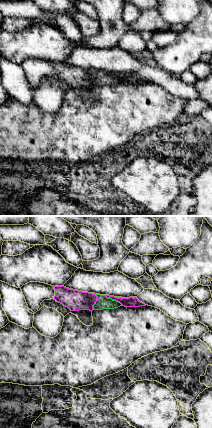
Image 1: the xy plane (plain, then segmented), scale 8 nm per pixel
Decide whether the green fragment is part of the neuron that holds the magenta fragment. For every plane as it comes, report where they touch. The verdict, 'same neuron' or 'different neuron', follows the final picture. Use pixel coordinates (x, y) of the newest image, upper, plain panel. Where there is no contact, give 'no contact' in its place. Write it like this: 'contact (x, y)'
contact (96, 76)

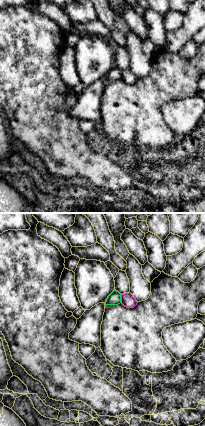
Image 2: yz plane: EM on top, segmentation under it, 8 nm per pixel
contact (121, 75)

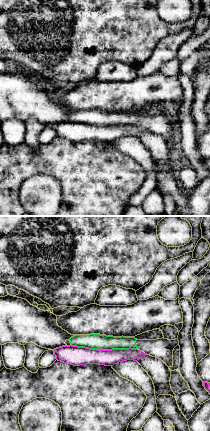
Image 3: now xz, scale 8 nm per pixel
contact (103, 126)

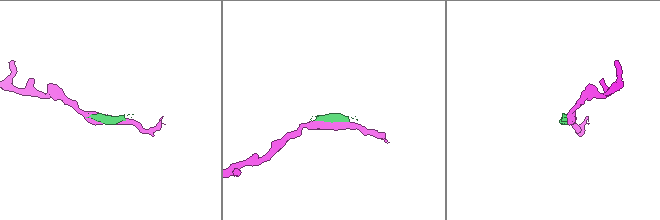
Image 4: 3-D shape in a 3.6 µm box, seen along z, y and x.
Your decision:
different neuron

